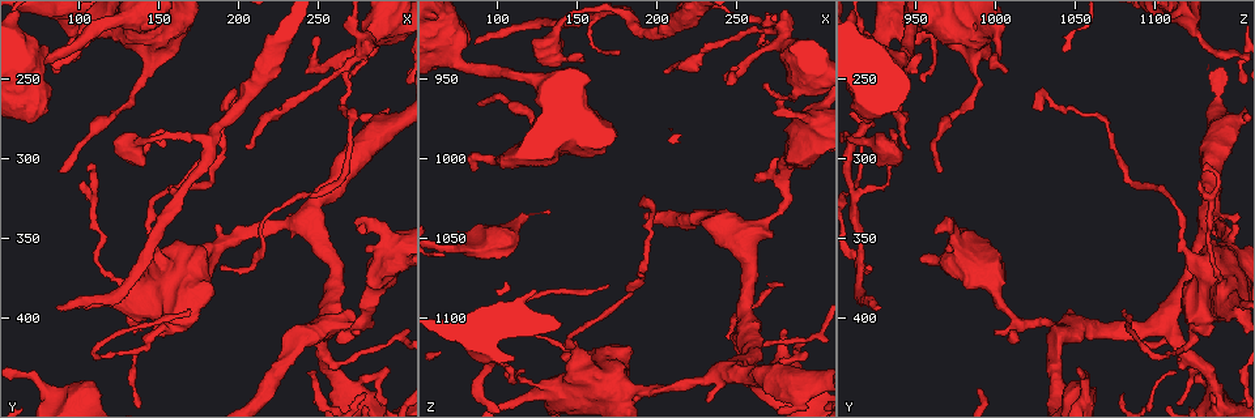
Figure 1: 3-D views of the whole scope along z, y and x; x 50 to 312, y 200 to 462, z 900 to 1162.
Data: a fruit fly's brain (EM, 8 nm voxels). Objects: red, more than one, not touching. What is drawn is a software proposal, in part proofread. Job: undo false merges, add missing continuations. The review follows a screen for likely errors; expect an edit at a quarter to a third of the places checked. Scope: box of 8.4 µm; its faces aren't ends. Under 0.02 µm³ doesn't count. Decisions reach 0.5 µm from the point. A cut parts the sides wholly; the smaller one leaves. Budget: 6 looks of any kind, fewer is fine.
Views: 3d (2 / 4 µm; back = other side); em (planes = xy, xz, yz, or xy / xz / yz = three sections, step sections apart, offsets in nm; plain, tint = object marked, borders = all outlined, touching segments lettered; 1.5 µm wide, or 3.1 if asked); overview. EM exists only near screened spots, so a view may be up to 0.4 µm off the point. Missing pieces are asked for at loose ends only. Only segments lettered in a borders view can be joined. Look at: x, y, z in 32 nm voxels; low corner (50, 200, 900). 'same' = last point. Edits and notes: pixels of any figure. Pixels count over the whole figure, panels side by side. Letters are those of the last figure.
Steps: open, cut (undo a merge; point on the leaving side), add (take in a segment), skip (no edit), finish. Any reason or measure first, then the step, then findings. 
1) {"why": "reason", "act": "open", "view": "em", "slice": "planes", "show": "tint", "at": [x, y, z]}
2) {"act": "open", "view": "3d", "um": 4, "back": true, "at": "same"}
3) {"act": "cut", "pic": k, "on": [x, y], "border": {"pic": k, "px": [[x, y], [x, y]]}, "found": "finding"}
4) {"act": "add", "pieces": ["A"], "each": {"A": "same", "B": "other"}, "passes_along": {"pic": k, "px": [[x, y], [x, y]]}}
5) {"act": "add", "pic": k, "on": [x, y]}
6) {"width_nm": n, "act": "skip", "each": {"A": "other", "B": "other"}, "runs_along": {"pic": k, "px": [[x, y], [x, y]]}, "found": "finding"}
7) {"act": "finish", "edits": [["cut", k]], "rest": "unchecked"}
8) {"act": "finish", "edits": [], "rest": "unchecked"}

{"why": "sudden change in width", "act": "open", "view": "em", "slice": "planes", "show": "plain", "at": [254, 424, 1120]}

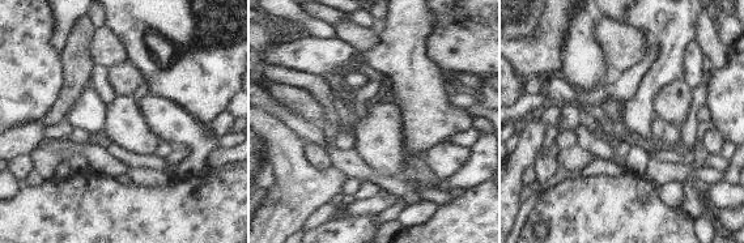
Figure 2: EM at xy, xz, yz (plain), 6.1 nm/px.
{"act": "open", "view": "em", "slice": "planes", "show": "borders", "at": "same"}

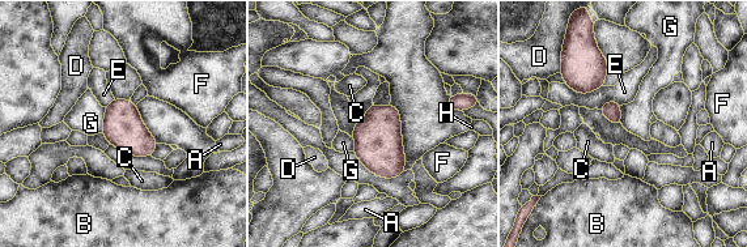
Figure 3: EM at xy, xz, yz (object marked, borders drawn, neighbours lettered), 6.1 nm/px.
{"act": "skip", "each": {"A": "other", "B": "other", "C": "other", "D": "other", "E": "other", "F": "other", "G": "other", "H": "other"}, "found": "continuous, no second neuron"}

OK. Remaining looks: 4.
{"why": "calibre changes", "act": "open", "view": "em", "um": 3.1, "slice": "xz", "step": 16, "show": "tint", "at": [158, 402, 1128]}

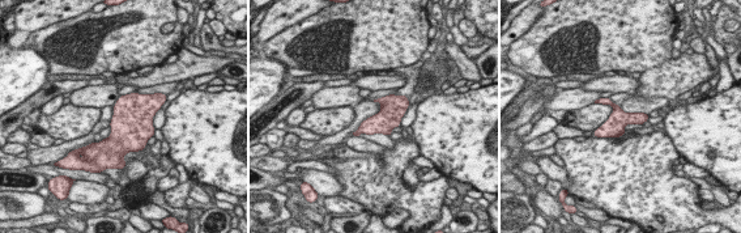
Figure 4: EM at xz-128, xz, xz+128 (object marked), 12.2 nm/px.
{"act": "open", "view": "em", "um": 3.1, "slice": "planes", "show": "borders", "at": "same"}

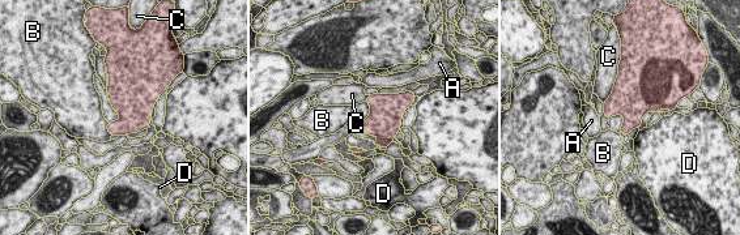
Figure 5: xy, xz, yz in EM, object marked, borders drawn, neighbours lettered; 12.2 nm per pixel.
{"longest_contact_nm": ["C", 440], "act": "skip", "each": {"A": "other", "B": "other", "C": "other", "D": "other"}, "border": {"pic": 5, "px": [[619, 71], [612, 93], [603, 102]]}, "found": "continuous, no second neuron"}

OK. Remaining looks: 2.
{"why": "end of a long branch", "act": "open", "view": "em", "slice": "planes", "show": "borders", "at": [86, 394, 928]}

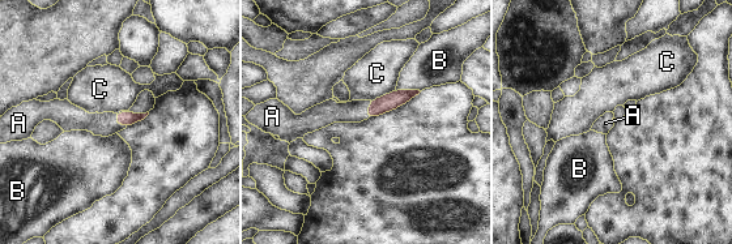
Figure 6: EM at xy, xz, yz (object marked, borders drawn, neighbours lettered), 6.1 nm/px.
{"act": "add", "pieces": ["A"], "each": {"A": "same", "B": "other", "C": "other"}, "found": "the neuron continues"}

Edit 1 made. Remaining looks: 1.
{"act": "finish", "edits": [["add", 6]], "rest": "unchecked"}

